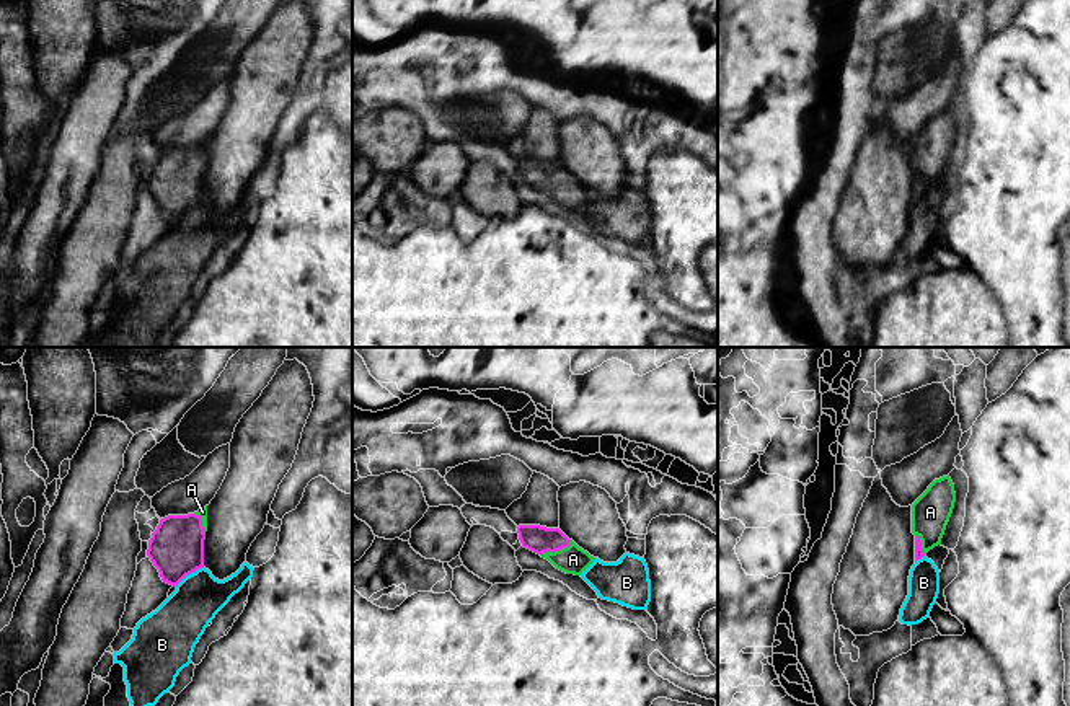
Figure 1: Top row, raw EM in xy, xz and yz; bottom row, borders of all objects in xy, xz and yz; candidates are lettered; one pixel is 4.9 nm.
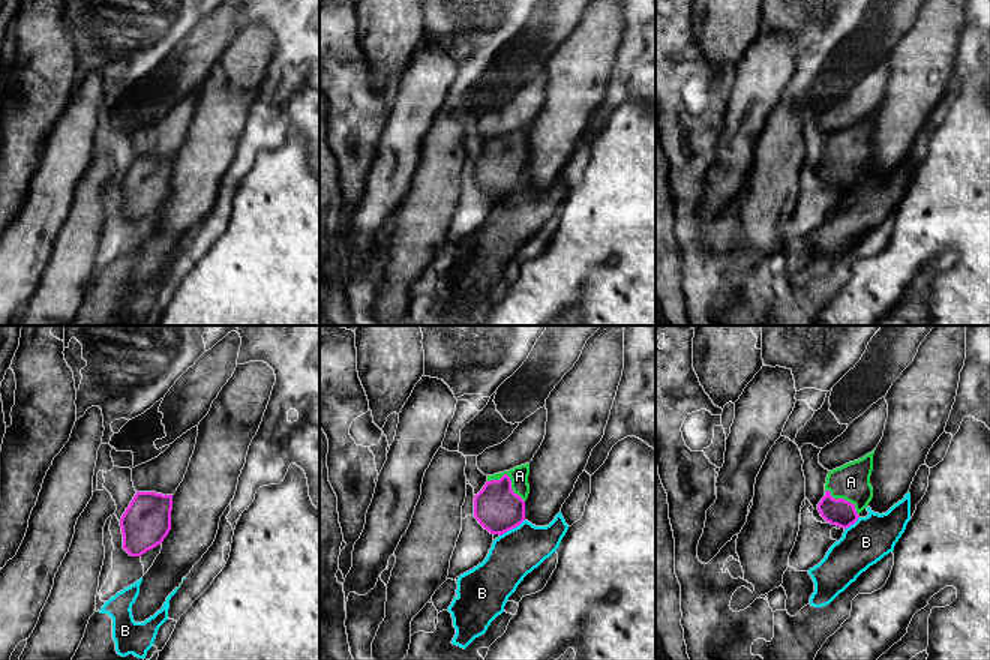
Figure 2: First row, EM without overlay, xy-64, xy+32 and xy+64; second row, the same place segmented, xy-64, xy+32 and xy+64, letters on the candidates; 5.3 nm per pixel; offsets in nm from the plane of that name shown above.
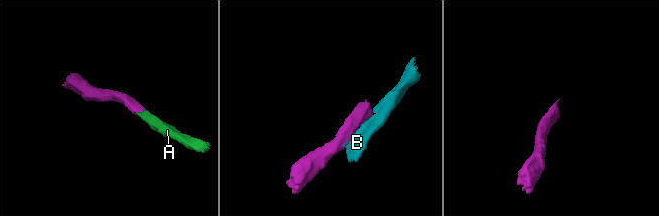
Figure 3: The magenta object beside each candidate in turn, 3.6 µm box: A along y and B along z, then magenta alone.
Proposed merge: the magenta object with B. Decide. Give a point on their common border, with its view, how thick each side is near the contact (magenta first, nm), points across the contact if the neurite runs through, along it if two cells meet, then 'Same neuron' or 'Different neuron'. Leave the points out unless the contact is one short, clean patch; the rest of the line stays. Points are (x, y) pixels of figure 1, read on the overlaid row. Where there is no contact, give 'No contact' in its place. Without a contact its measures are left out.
Touches magenta at xy (188, 574). Thickness 280 nm (magenta) against 260 nm. Boundary: xy (203, 566), (186, 574), (175, 586). Different neuron

